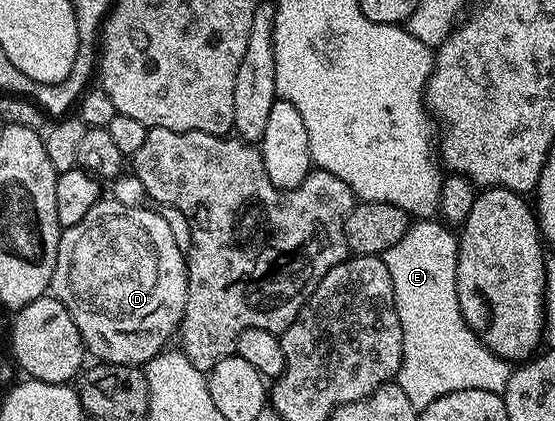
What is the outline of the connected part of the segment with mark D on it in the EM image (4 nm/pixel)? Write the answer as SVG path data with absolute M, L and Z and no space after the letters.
M101 199L96 202L94 207L90 207L90 211L86 211L86 215L82 215L82 219L77 225L67 226L61 232L60 242L58 243L58 259L54 267L50 289L57 299L67 304L69 313L78 315L79 320L77 320L76 326L84 340L84 348L91 356L92 353L96 356L95 360L97 362L110 365L143 367L147 365L148 360L154 355L158 355L171 342L168 341L171 337L173 340L177 336L180 321L184 318L186 295L188 294L188 262L186 253L185 250L178 247L178 243L174 243L174 235L170 232L170 226L167 225L166 219L162 219L162 215L155 208L139 209L136 205L123 205L120 201Z

